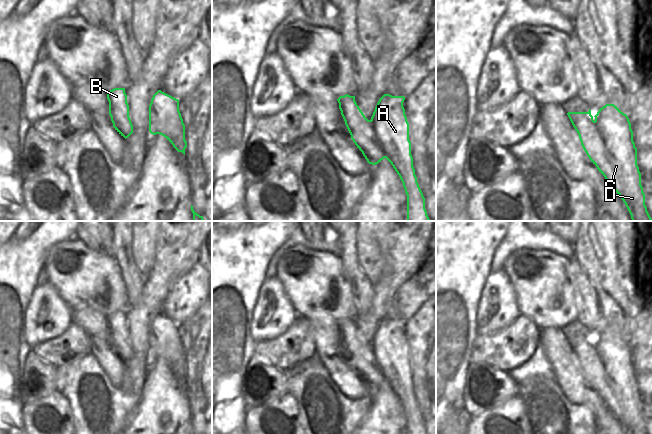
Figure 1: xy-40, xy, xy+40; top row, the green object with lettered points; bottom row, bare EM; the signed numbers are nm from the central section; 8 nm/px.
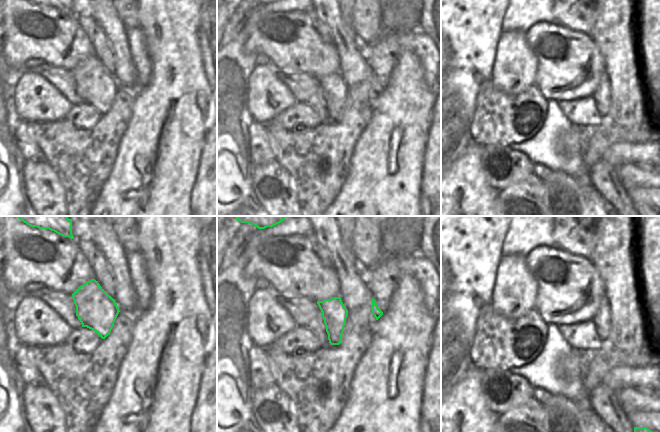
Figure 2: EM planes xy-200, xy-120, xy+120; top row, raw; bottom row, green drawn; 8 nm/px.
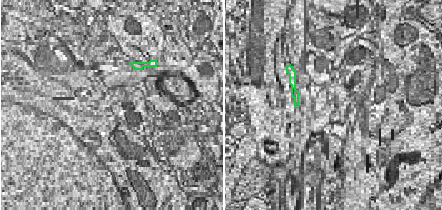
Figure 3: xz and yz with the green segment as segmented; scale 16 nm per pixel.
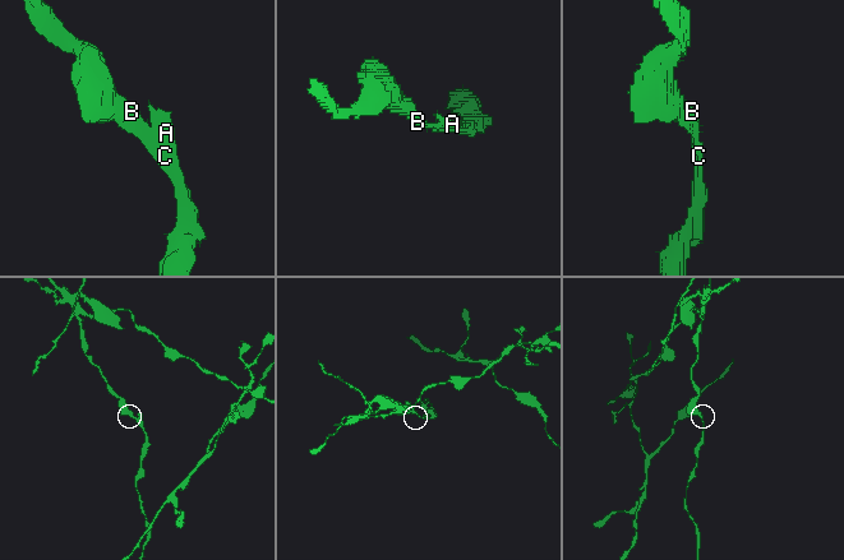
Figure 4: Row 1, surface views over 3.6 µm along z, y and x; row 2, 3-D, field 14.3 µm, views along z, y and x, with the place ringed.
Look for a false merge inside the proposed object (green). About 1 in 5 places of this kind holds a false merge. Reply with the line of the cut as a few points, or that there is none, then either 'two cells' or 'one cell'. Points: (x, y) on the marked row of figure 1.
cut in xy along (371, 119), (381, 149), (379, 151), (362, 152); two cells

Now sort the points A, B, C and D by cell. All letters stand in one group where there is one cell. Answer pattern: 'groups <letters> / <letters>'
groups A C D / B

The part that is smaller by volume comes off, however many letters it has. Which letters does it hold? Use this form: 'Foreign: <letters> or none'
Foreign: A, C, D.

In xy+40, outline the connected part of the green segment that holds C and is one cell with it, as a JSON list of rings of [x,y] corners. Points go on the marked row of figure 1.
[[[606,104],[594,117],[606,149],[586,152],[587,156],[621,197],[632,221],[652,221],[645,205],[637,148],[628,116],[614,104]]]

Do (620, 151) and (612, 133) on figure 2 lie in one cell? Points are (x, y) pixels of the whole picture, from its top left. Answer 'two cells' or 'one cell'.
two cells

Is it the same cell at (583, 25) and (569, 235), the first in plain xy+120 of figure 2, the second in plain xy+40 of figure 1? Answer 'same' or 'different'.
same

